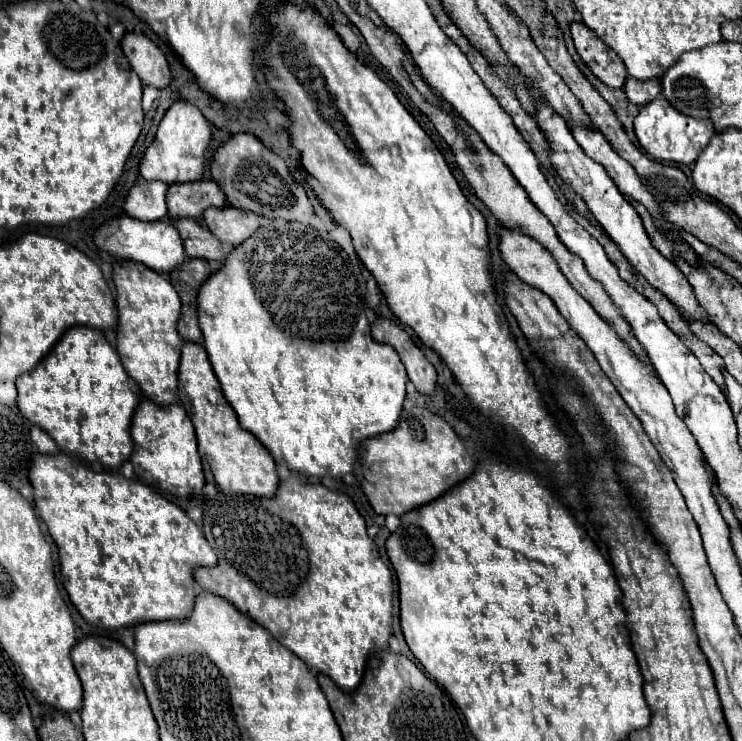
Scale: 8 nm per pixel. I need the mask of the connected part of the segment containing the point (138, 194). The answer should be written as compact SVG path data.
M138 180L126 196L126 202L124 202L126 214L146 222L162 220L168 214L166 190L168 186L162 182Z

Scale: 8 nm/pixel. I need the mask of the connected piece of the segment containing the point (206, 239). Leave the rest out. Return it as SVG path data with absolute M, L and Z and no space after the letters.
M166 216L166 220L178 228L188 258L204 258L216 266L224 262L224 246L206 230L204 224L194 224L194 220L170 220L170 216Z

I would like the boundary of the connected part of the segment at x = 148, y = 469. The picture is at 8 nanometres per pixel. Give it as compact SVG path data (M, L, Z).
M142 398L134 410L130 436L134 442L134 452L130 454L130 462L134 466L136 476L144 484L182 498L188 498L192 494L202 494L204 472L198 454L196 434L192 420L182 408L182 404L172 404L162 408L152 400Z

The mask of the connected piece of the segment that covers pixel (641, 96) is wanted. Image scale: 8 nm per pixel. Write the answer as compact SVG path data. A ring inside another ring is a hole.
M628 76L626 84L624 84L624 92L628 96L628 100L636 106L644 106L648 104L650 100L658 98L660 92L662 92L662 86L660 86L660 80L654 78L654 80L634 80Z

